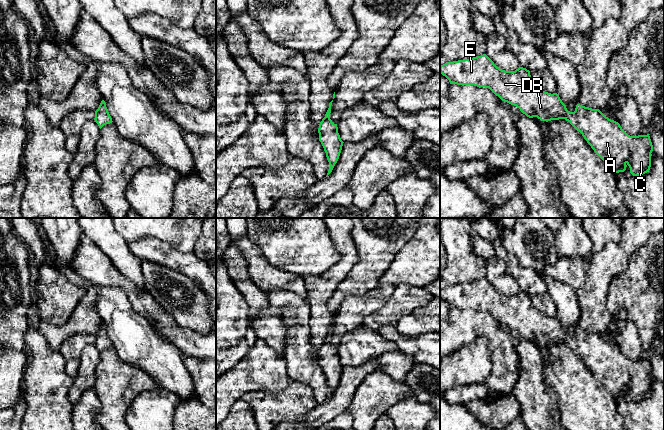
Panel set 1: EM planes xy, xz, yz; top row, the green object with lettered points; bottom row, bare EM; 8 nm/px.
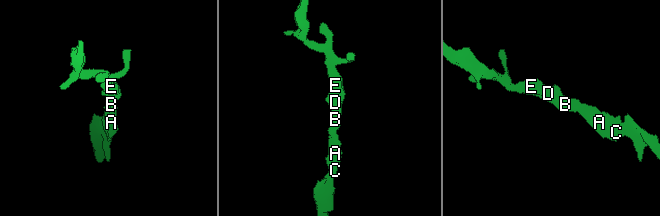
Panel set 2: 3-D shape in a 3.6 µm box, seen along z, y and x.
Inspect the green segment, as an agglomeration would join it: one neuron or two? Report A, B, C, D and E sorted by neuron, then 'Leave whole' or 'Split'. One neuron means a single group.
Groups: A B C D E. Leave whole

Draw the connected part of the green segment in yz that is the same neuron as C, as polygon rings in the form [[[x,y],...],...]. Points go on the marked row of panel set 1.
[[[483,54],[440,65],[440,74],[445,76],[450,84],[489,88],[502,101],[516,106],[529,118],[537,117],[546,122],[565,119],[582,134],[594,152],[615,173],[624,172],[627,166],[633,176],[641,176],[650,170],[653,145],[649,134],[630,136],[618,122],[606,117],[599,109],[577,104],[574,112],[568,111],[557,93],[545,92],[533,83],[530,71],[526,68],[519,67],[515,71],[505,71],[497,67],[486,54]]]

